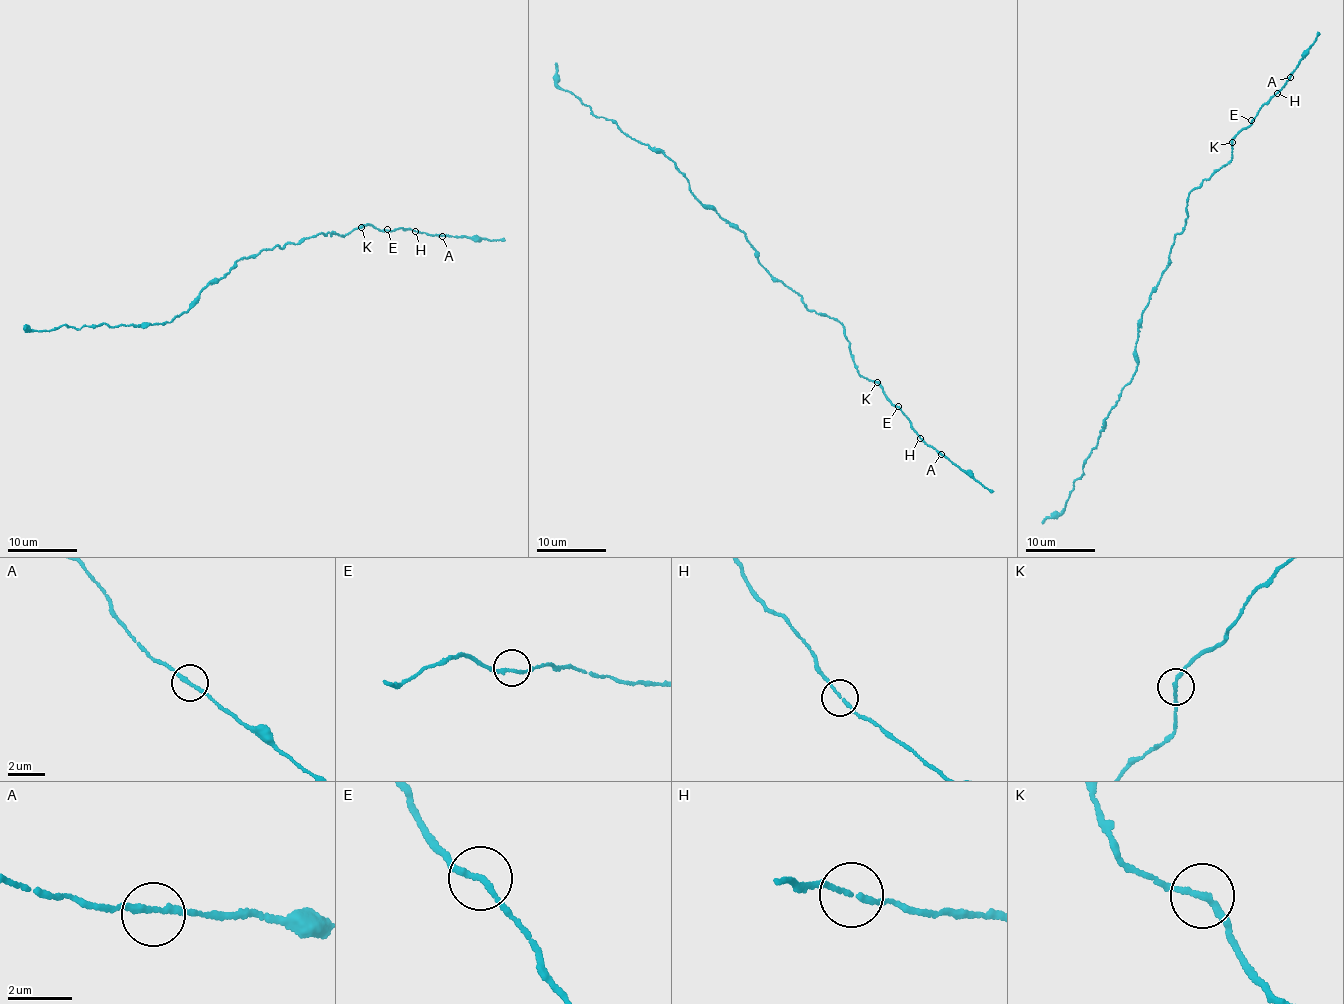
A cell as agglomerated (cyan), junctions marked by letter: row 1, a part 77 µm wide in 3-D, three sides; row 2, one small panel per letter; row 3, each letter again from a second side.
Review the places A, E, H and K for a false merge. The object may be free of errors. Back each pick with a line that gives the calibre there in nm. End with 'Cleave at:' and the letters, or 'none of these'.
Cleave at: none of these

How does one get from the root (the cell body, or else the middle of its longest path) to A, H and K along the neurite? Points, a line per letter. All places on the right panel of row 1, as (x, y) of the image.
A: (1167, 264), (1170, 249), (1186, 221), (1190, 192), (1229, 163), (1237, 133), (1290, 77)
H: (1167, 264), (1170, 249), (1186, 221), (1185, 210), (1190, 192), (1229, 163), (1233, 139), (1277, 93)
K: (1167, 264), (1170, 249), (1186, 221), (1185, 210), (1190, 192), (1229, 163), (1232, 143)

